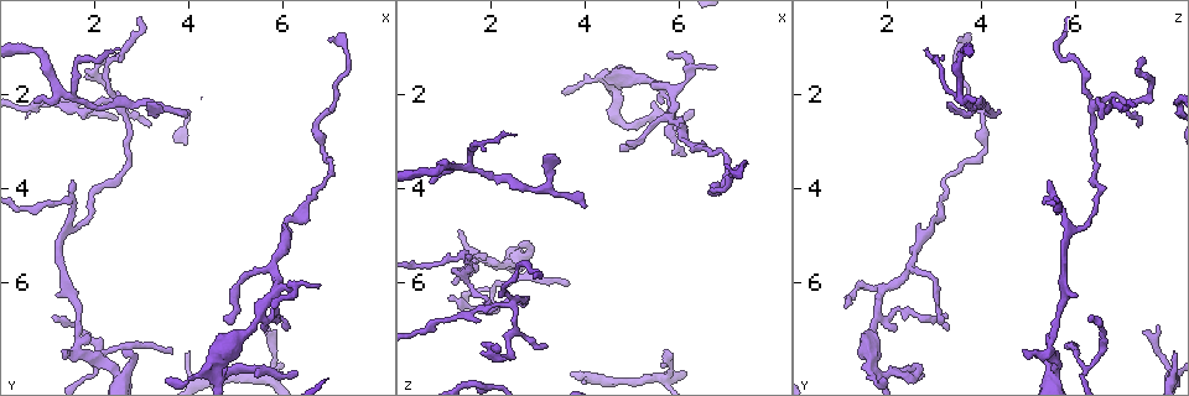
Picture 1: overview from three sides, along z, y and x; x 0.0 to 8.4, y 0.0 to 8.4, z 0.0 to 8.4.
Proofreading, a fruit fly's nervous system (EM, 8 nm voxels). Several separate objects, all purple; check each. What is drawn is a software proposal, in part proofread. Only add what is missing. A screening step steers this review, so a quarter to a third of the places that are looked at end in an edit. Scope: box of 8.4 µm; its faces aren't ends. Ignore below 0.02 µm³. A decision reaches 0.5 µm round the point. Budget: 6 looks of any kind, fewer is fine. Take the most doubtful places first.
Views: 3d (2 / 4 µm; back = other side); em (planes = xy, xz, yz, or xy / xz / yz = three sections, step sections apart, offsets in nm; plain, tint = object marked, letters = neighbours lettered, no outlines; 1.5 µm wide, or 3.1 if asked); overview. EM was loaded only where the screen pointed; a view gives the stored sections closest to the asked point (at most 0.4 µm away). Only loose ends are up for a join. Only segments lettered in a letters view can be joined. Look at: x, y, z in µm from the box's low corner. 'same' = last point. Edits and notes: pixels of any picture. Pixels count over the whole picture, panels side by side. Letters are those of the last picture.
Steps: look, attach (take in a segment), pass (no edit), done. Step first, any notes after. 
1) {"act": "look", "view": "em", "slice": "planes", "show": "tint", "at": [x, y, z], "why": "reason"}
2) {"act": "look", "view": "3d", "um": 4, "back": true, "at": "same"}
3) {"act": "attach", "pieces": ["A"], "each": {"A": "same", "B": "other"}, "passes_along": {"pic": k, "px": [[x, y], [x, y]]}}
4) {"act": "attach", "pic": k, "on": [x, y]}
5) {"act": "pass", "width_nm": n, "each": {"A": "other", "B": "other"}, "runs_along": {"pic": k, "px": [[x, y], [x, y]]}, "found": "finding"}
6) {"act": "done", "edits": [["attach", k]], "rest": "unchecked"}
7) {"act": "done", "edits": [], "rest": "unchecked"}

{"act": "look", "view": "em", "slice": "planes", "show": "letters", "at": [5.70, 6.90, 7.75], "why": "an open end"}

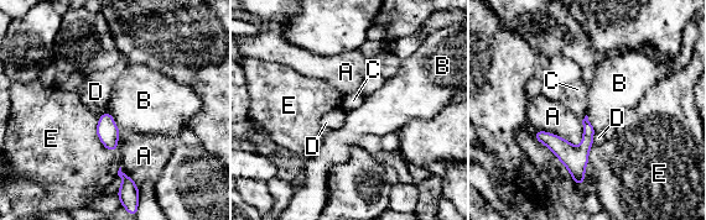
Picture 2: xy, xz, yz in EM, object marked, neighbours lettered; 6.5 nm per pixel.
{"act": "pass", "each": {"A": "other", "B": "other", "C": "other", "D": "other", "E": "other"}, "border": {"pic": 2, "px": [[108, 110], [114, 124], [120, 130]]}, "found": "none of them fits"}

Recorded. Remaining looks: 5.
{"act": "look", "view": "3d", "um": 4, "at": [3.20, 2.15, 3.25], "why": "branch stops here"}

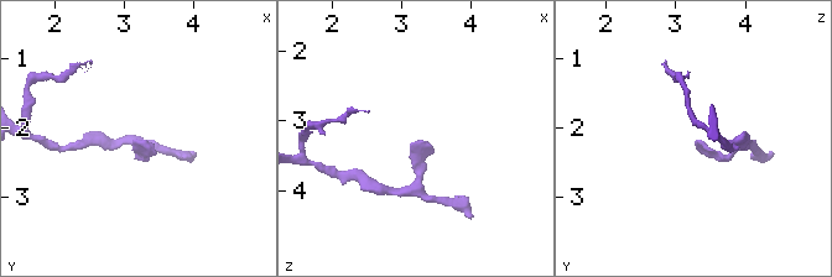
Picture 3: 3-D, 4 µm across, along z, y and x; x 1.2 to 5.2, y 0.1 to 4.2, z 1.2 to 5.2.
{"act": "look", "view": "em", "slice": "planes", "show": "letters", "at": [3.25, 2.20, 3.30], "why": "need the tissue"}

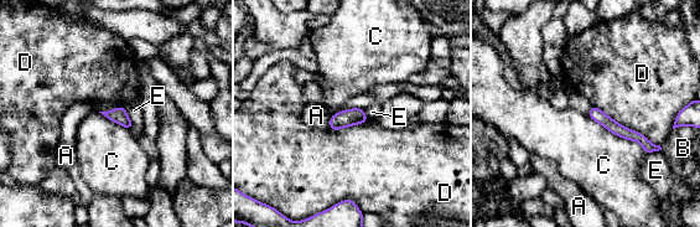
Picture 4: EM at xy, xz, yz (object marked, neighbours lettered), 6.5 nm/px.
{"act": "pass", "width_nm": 80, "each": {"A": "other", "B": "other", "C": "other", "D": "other", "E": "other"}, "border": {"pic": 4, "px": [[591, 104], [659, 145]]}, "found": "none of them fits"}

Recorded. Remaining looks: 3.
{"act": "look", "view": "3d", "um": 4, "at": [6.75, 6.00, 1.50], "why": "thin end"}

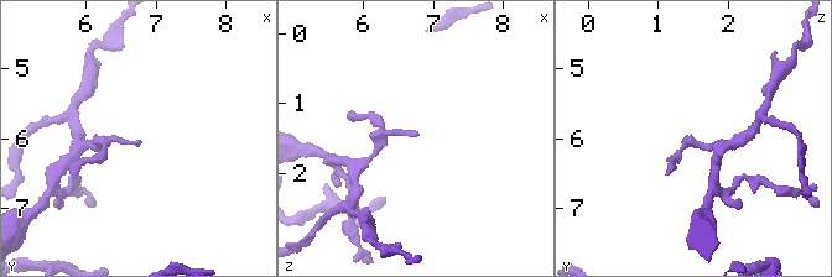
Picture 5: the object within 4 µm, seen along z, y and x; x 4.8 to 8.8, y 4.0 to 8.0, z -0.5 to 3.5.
{"act": "look", "view": "em", "slice": "xz", "step": 4, "show": "letters", "at": [6.85, 6.05, 1.45], "why": "need the tissue"}

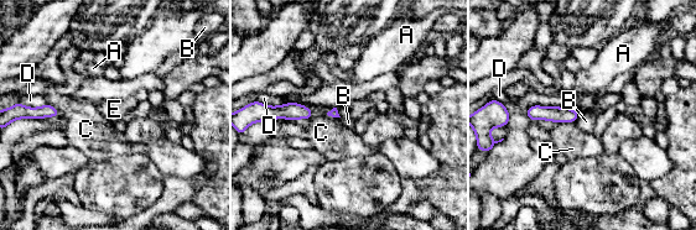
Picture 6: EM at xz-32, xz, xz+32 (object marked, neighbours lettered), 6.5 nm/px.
{"act": "pass", "each": {"A": "other", "B": "other", "C": "other", "D": "other", "E": "other"}, "border": {"pic": 6, "px": [[580, 114], [574, 121]]}, "found": "none of them fits"}

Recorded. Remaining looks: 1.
{"act": "done", "edits": [], "rest": "unchecked"}

